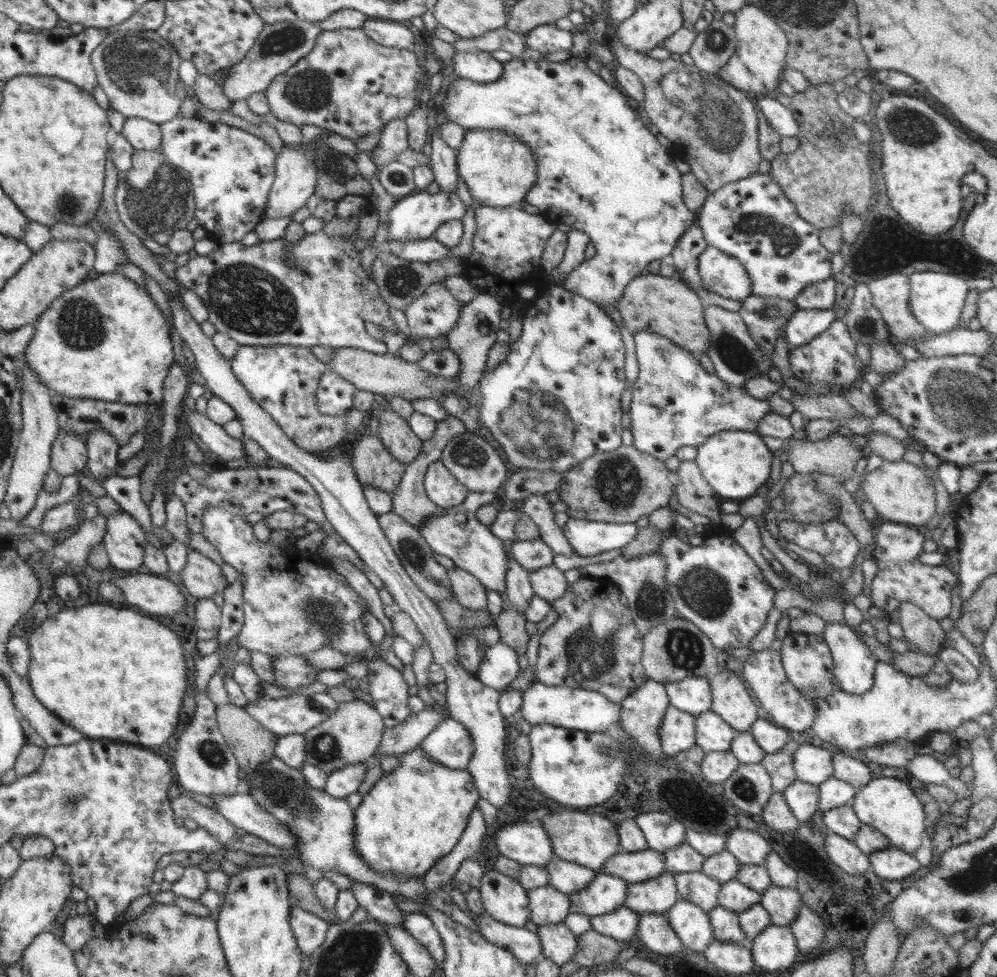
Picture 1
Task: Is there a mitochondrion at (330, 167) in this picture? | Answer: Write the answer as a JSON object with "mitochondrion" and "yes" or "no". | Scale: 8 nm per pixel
{"mitochondrion":"yes"}

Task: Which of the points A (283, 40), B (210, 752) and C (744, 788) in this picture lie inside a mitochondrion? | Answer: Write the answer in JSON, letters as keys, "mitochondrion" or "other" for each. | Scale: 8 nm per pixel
{"A":"mitochondrion","B":"mitochondrion","C":"mitochondrion"}

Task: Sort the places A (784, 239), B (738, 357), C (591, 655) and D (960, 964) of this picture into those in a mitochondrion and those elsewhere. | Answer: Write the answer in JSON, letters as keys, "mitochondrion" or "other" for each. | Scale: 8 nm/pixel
{"A":"mitochondrion","B":"mitochondrion","C":"mitochondrion","D":"other"}

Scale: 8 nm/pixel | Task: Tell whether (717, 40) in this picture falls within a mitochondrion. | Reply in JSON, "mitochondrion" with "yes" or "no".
{"mitochondrion":"yes"}

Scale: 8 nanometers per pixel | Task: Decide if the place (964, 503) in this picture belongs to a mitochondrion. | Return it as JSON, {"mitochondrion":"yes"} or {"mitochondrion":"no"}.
{"mitochondrion":"no"}

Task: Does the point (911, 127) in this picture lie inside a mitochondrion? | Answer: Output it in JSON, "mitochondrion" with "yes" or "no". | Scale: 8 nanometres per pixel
{"mitochondrion":"yes"}

